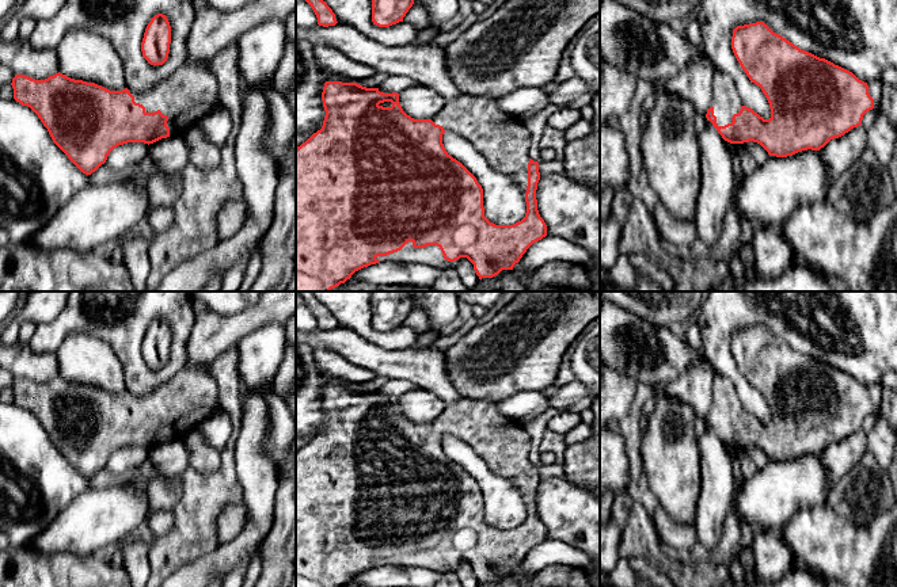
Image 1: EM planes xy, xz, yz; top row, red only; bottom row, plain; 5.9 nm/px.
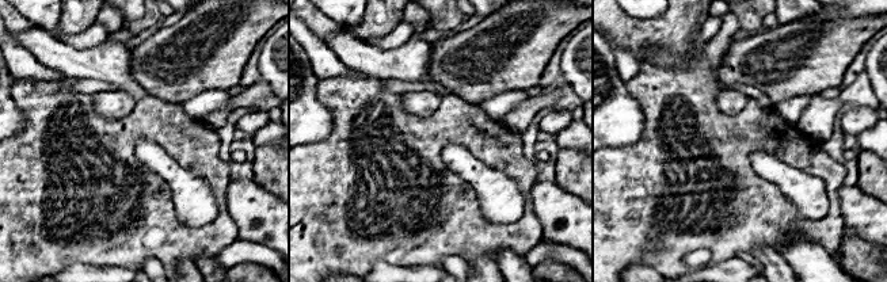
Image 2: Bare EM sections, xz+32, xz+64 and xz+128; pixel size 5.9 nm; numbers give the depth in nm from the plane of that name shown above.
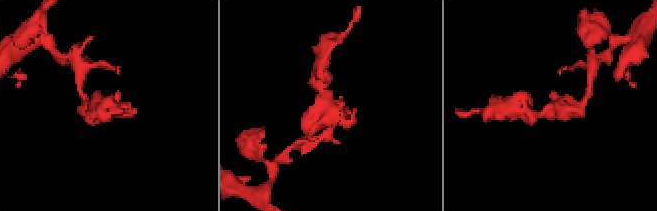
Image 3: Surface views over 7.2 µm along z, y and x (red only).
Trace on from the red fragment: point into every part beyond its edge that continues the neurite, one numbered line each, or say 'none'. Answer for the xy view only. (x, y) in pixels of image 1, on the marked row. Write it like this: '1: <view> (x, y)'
1: xy (189, 94)

